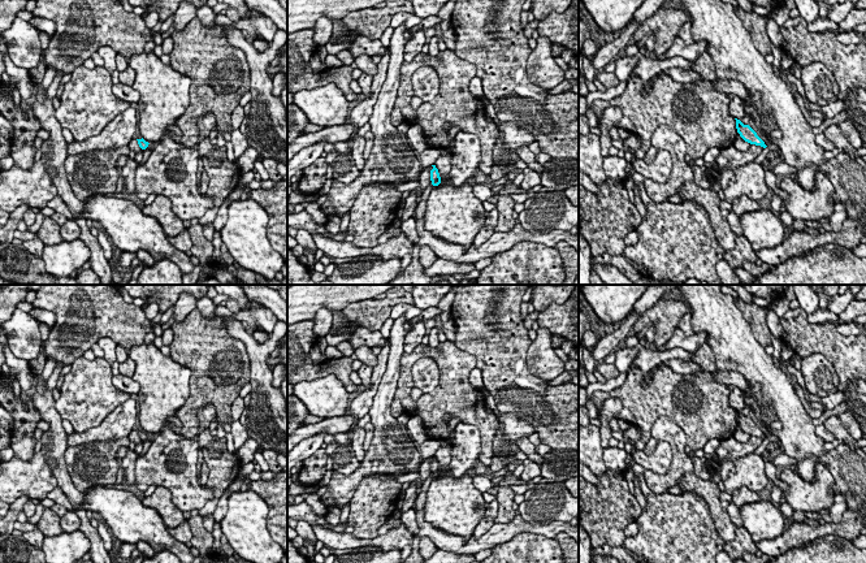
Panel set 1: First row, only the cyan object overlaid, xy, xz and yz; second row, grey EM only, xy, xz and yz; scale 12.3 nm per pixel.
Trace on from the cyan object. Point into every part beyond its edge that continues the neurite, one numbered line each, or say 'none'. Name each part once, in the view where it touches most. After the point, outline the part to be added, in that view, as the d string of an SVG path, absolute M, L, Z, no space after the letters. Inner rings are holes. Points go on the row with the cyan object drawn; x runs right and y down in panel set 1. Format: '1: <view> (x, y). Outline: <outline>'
none

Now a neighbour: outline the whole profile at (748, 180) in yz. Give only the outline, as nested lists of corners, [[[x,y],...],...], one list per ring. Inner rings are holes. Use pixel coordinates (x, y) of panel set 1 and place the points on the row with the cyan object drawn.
[[[748,161],[735,169],[729,169],[728,166],[718,169],[720,189],[728,203],[732,203],[741,195],[746,195],[752,200],[770,196],[771,190],[766,183],[765,176],[766,170],[762,164],[754,161]]]

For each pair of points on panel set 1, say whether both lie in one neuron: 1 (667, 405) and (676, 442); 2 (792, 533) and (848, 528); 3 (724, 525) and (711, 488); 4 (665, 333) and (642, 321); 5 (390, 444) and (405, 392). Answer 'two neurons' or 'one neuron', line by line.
1: two neurons
2: one neuron
3: one neuron
4: one neuron
5: two neurons

